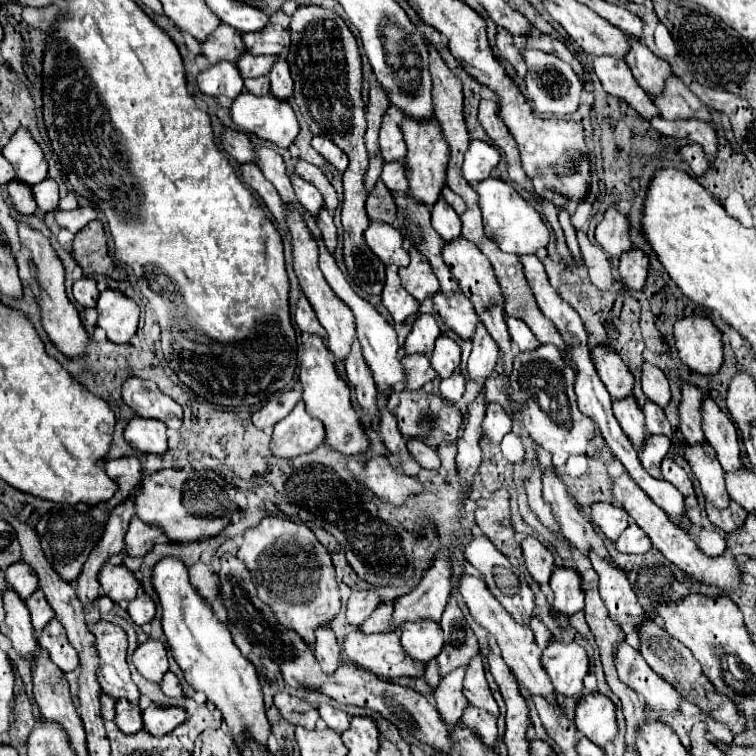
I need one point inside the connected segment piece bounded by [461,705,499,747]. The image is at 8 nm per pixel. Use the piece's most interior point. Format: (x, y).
(479, 721)

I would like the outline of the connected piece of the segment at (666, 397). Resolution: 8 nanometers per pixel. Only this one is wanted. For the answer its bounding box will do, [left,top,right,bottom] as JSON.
[641,363,671,409]

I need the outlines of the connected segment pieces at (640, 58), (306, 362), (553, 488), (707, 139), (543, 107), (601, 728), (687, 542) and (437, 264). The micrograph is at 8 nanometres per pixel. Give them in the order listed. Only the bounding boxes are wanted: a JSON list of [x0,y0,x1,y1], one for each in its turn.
[[625,37,671,93],[295,295,369,455],[543,467,609,559],[649,115,717,161],[521,49,581,117],[575,693,617,747],[613,473,741,591],[397,197,459,297]]

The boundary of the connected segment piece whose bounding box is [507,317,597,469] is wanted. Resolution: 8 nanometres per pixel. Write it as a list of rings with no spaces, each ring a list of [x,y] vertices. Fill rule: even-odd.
[[[507,317],[507,327],[513,343],[519,347],[519,355],[513,361],[511,373],[511,397],[517,401],[523,411],[523,425],[531,439],[551,453],[555,469],[561,469],[567,463],[569,455],[587,455],[587,445],[595,433],[591,417],[585,417],[577,407],[577,397],[573,389],[573,371],[563,361],[555,345],[541,345],[531,329],[515,317]],[[535,349],[535,351],[533,351]],[[531,351],[531,353],[523,353]]]

